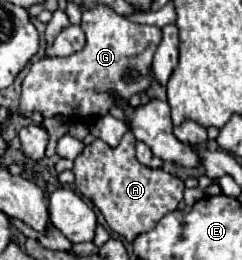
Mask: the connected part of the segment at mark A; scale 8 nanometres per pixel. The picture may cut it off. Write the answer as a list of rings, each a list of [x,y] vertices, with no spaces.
[[[130,130],[121,138],[117,148],[109,148],[103,140],[95,140],[77,156],[73,168],[77,190],[99,208],[109,228],[129,242],[133,242],[139,234],[153,230],[165,214],[177,210],[185,190],[183,180],[177,176],[167,174],[161,168],[151,170],[141,166],[135,158],[135,142],[137,140]]]

